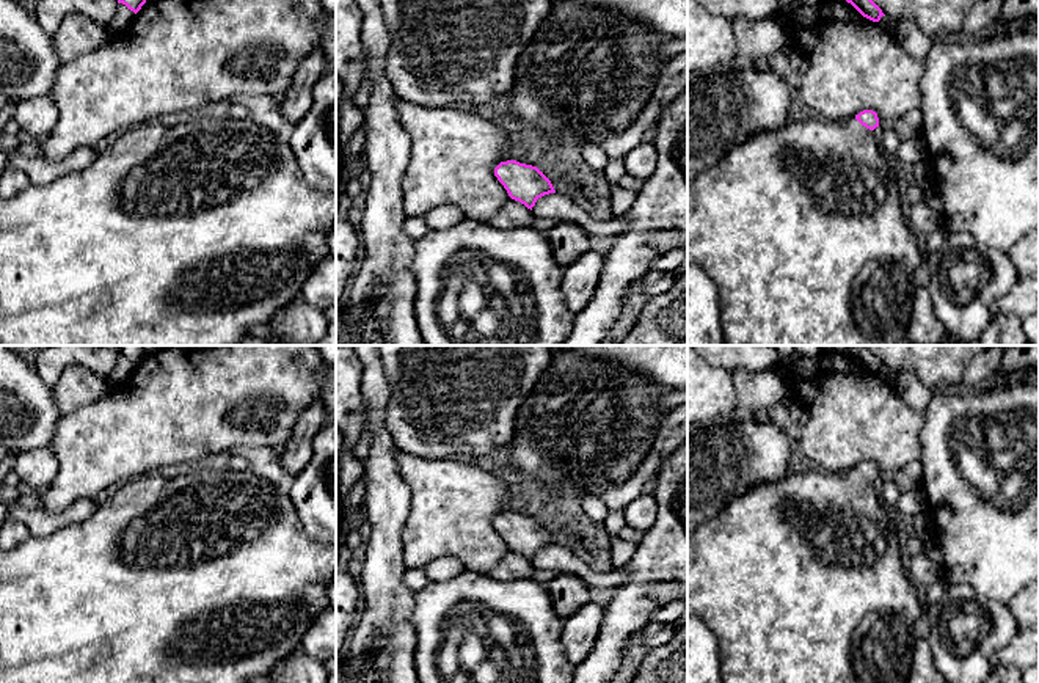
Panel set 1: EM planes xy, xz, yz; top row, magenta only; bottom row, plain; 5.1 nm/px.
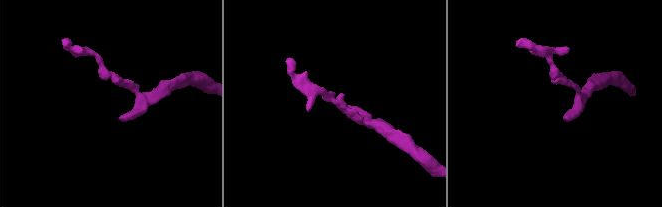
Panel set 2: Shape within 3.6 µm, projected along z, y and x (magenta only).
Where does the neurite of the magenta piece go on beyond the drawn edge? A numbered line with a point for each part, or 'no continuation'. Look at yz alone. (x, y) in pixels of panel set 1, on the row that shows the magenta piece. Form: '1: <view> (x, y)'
1: yz (801, 230)

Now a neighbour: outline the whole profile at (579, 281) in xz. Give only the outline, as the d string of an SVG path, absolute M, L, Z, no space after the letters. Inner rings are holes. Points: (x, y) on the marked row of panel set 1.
M589 248L563 268L560 290L571 312L578 314L589 305L596 290L603 265L604 257Z

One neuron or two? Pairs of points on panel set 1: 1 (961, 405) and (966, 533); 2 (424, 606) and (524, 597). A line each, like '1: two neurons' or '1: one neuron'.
1: one neuron
2: one neuron

